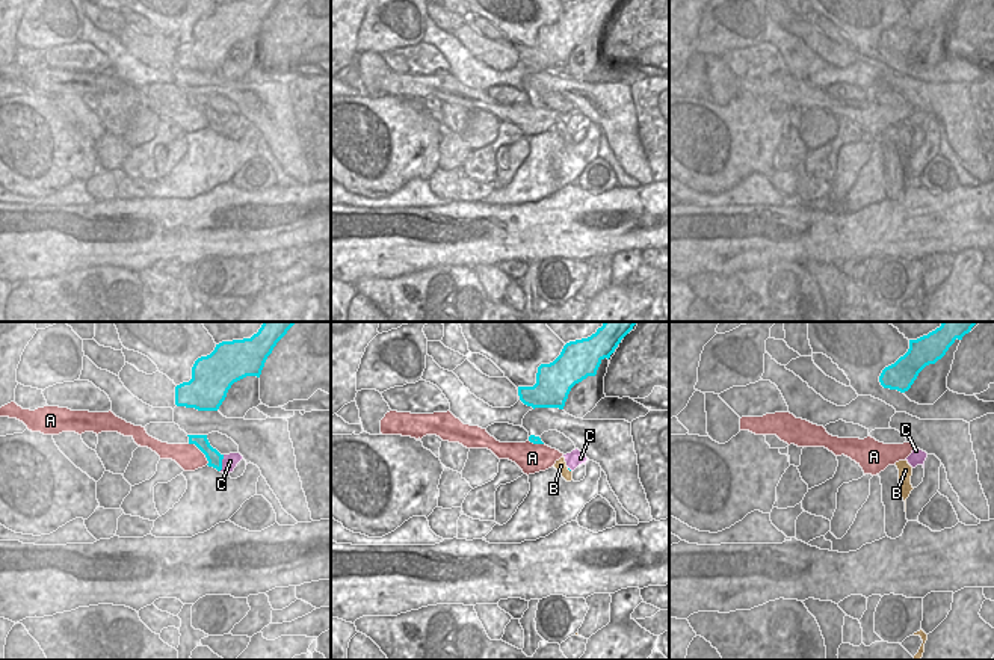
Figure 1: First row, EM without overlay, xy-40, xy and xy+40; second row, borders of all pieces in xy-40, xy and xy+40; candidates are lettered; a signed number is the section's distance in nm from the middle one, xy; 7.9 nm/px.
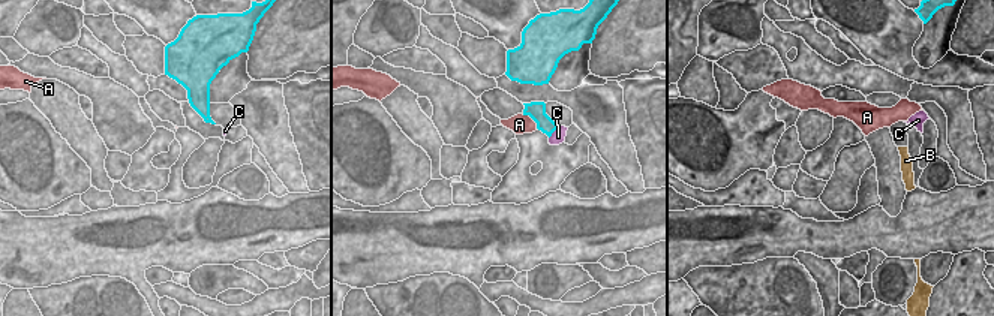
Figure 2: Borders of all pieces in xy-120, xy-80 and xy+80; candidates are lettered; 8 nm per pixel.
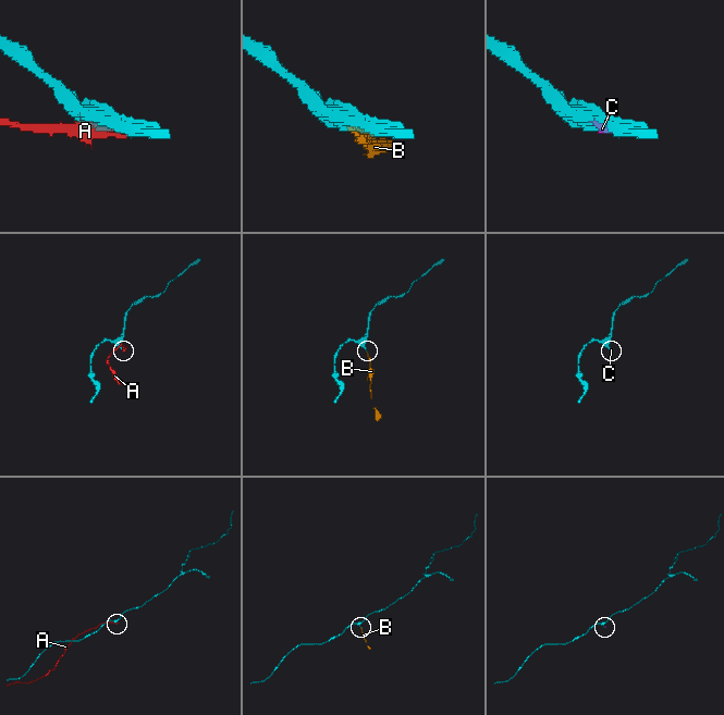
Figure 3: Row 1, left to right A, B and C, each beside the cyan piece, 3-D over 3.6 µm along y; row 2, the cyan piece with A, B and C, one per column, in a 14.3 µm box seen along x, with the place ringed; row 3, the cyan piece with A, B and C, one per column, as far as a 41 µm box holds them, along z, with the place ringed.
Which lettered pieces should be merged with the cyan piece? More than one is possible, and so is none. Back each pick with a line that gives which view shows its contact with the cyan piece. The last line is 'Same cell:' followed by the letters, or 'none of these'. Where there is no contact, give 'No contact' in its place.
B: No contact
Same cell: B.

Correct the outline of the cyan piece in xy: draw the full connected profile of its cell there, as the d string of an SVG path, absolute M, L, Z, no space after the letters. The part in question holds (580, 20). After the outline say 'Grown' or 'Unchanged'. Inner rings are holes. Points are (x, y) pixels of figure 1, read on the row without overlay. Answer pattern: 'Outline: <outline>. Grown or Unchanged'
Outline: M582 0L563 8L550 26L541 26L533 48L518 48L520 62L535 69L563 71L571 50L595 38L604 20L610 20L622 0Z. Unchanged.

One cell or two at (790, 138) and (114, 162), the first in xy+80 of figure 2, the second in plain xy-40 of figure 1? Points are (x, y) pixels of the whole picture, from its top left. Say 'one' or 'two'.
one

